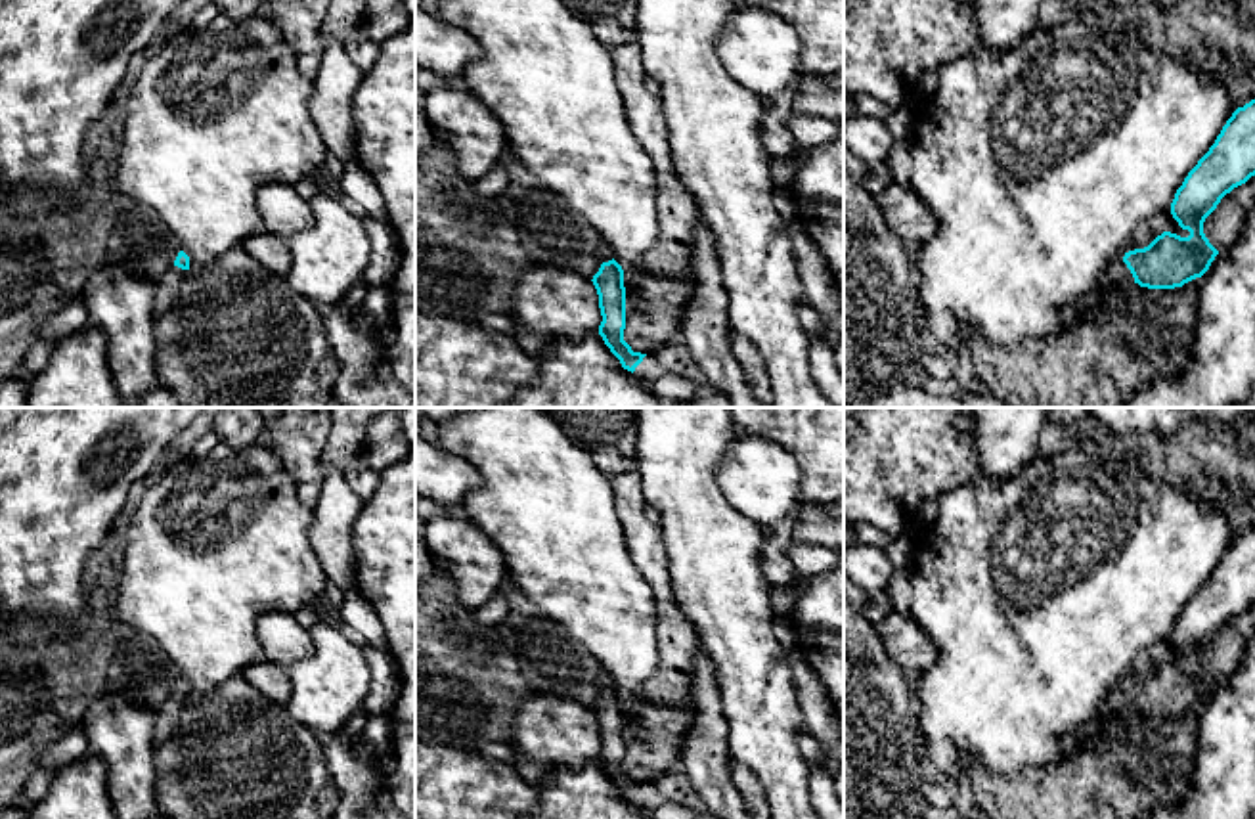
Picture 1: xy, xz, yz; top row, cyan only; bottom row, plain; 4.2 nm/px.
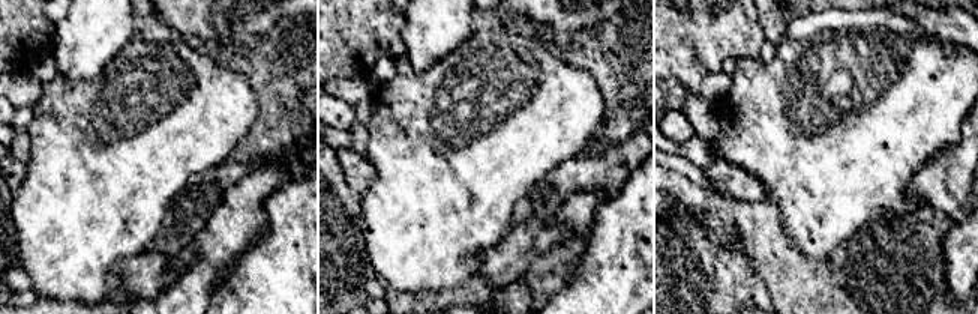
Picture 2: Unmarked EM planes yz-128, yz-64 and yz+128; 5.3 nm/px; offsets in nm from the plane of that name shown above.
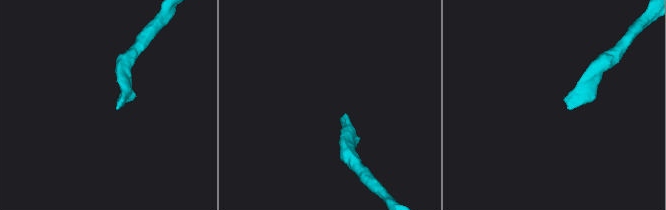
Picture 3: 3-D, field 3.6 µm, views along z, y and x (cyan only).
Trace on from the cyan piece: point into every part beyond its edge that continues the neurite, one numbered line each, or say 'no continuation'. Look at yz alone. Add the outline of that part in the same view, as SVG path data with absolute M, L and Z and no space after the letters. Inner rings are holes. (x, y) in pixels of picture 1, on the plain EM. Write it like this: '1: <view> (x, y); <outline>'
1: yz (1118, 705); M1121 687L1113 689L1113 691L1108 695L1108 698L1106 698L1106 702L1102 704L1102 708L1100 708L1102 727L1100 727L1096 733L1081 739L1081 741L1077 742L1077 746L1073 748L1073 752L1098 746L1098 744L1102 742L1102 739L1104 739L1104 733L1106 733L1113 723L1117 723L1121 718L1127 718L1127 716L1131 716L1133 712L1134 712L1134 706L1133 706L1131 698L1127 697L1127 693L1125 693ZM1071 752L1071 754L1073 754L1073 752Z

